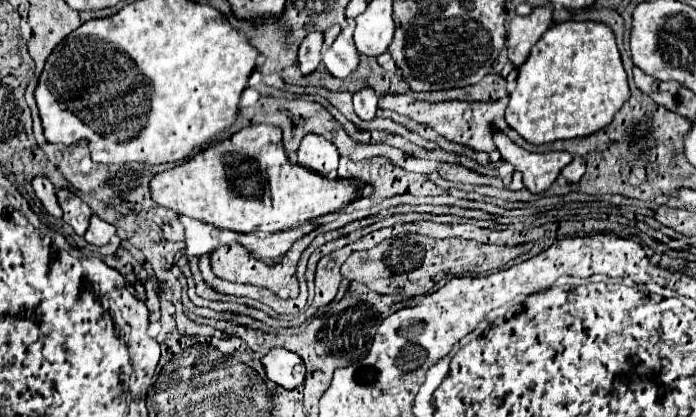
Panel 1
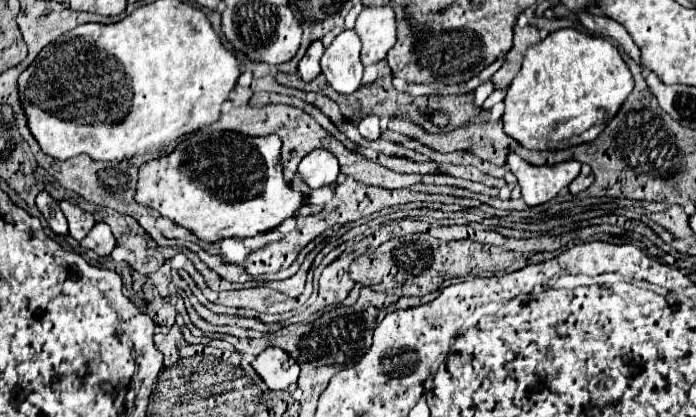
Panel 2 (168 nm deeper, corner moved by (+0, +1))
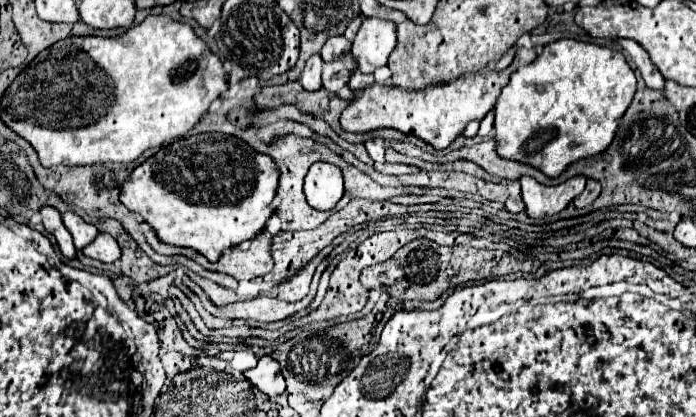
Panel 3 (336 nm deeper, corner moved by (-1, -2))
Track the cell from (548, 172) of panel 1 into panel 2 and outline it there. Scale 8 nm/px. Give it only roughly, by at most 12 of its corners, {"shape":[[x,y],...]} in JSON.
{"shape":[[514,151],[506,163],[526,205],[542,205],[578,173],[578,161],[530,165]]}

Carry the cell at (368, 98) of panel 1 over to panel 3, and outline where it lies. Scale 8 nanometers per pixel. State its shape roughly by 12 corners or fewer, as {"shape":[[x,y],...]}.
{"shape":[[381,138],[367,140],[365,148],[373,162],[385,162]]}

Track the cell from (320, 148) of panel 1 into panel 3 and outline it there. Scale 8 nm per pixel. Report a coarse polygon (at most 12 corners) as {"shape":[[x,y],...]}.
{"shape":[[315,162],[305,176],[307,204],[333,210],[343,198],[337,166]]}

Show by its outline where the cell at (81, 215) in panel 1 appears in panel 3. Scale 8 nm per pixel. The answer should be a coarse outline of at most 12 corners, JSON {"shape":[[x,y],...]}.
{"shape":[[75,212],[63,214],[77,250],[97,238],[99,230]]}

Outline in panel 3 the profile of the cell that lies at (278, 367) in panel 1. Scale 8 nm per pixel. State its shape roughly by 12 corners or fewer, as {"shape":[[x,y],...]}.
{"shape":[[271,356],[243,374],[267,396],[285,392],[285,378]]}

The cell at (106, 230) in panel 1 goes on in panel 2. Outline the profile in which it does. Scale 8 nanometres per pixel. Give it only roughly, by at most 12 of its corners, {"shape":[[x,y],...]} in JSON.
{"shape":[[98,223],[80,241],[98,255],[110,255],[116,241],[106,223]]}

